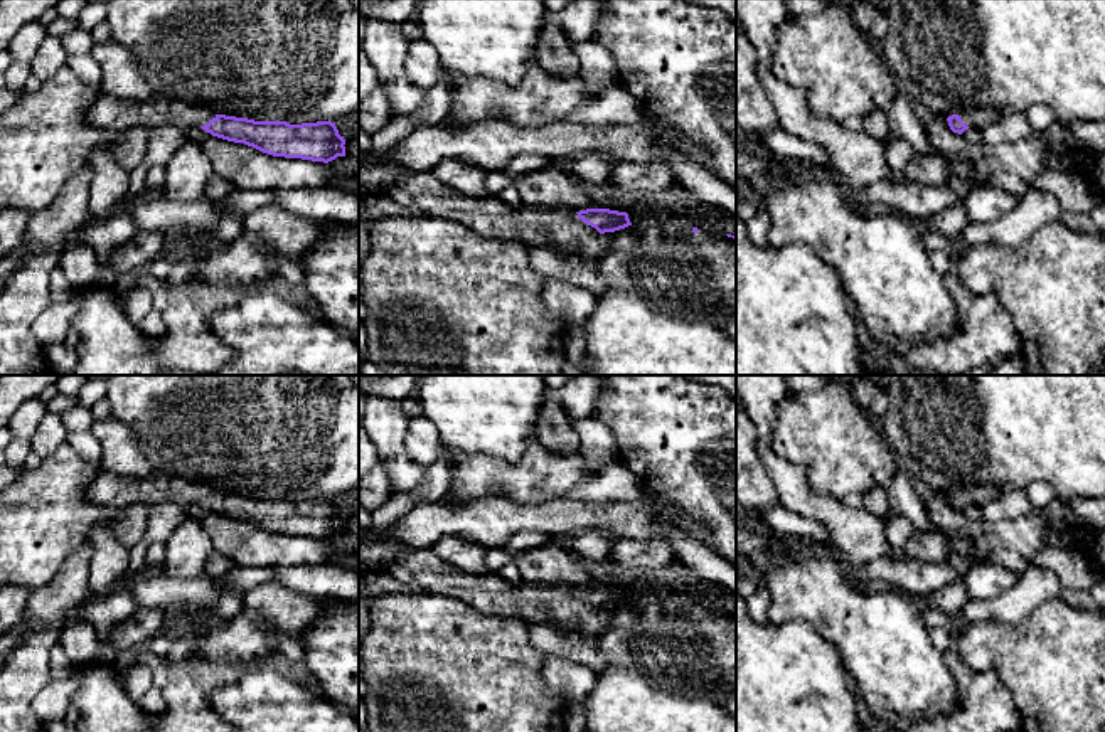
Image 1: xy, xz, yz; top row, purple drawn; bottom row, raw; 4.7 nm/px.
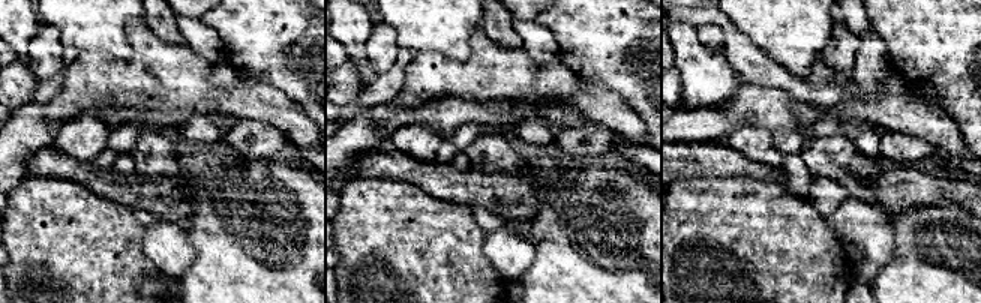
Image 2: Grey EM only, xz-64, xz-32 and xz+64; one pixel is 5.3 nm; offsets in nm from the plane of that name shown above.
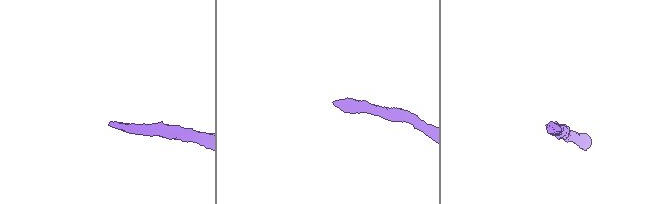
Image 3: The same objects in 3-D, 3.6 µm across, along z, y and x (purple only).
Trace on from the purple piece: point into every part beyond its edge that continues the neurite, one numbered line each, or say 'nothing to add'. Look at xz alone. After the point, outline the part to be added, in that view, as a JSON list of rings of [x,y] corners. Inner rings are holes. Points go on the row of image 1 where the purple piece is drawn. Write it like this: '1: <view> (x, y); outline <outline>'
1: xz (421, 194); outline [[[431,172],[398,178],[359,199],[359,219],[366,224],[398,215],[450,219],[485,237],[566,256],[598,259],[608,251],[606,237],[585,224],[574,210],[526,205],[512,210],[497,197],[482,199],[451,190]]]

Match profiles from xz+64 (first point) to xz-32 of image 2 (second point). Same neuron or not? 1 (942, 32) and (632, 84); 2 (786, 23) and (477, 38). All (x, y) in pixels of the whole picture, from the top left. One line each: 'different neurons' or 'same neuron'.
1: same neuron
2: different neurons

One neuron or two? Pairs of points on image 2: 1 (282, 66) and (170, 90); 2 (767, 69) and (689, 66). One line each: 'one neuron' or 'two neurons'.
1: two neurons
2: two neurons

